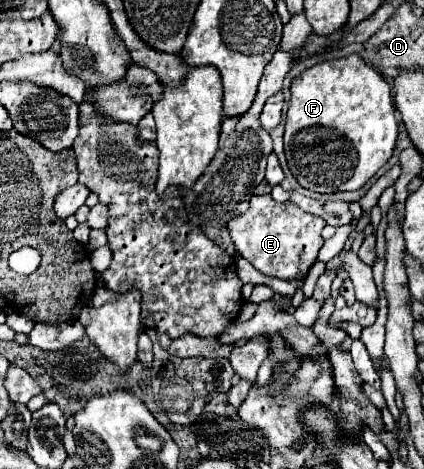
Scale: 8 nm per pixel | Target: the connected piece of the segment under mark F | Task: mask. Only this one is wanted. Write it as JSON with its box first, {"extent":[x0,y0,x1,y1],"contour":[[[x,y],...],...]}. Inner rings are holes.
{"extent":[285,55,397,193],"contour":[[[359,55],[323,61],[293,79],[285,123],[285,155],[301,187],[317,193],[361,189],[393,155],[397,119],[391,87]]]}

